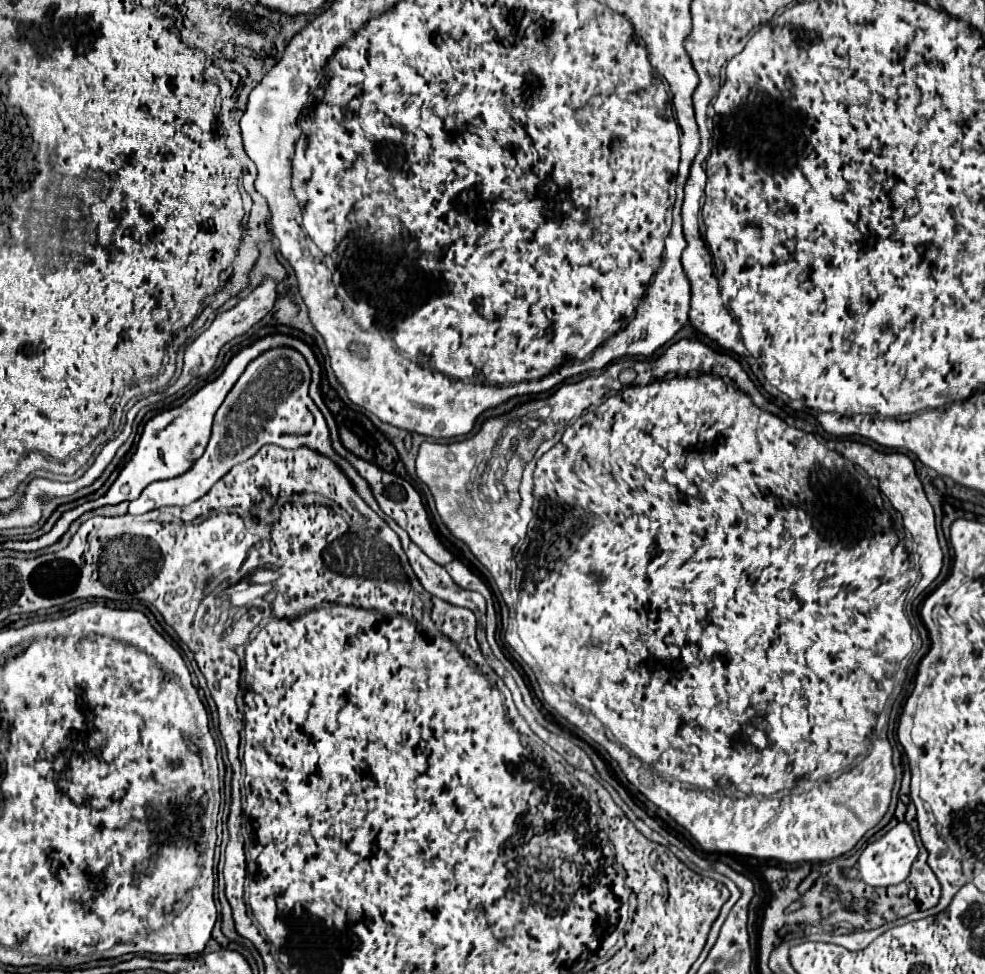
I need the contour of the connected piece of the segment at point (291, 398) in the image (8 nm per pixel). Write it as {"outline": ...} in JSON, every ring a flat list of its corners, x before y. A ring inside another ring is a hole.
{"outline":[[270,349,258,359,254,359,238,383,228,393,226,401,220,405,220,409,214,415,212,425,212,437,204,451,204,455,186,471,186,475,180,475,176,479,156,481,150,483,142,495,134,501,130,501,128,513,130,515,144,515,148,511,168,507,168,505,190,505,192,501,206,495,212,485,222,479,234,465,244,463,246,459,254,457,260,447,264,445,278,445,284,449,298,449,308,447,312,451,318,451,320,455,328,457,336,463,336,467,348,477,354,491,364,499,364,503,384,519,384,513,378,509,374,497,370,495,364,479,358,477,358,473,348,465,342,467,342,457,338,457,330,445,328,427,324,423,322,413,314,405,314,401,308,397,308,383,310,383,310,369,304,361,304,357,294,349]]}

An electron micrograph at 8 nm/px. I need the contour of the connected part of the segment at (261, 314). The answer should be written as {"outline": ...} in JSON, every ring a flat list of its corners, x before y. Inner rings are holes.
{"outline":[[266,279,260,287,256,287,246,299,242,299,234,309,230,311,224,311,224,313,218,313,216,319,212,321,212,325,200,335,196,337,196,341,192,341,188,347,186,347,186,353,184,353,184,369,182,369,182,375,178,377,176,381,176,391,182,389,184,385,188,385,194,377,198,375,204,375,208,373,214,363,216,363,216,357,218,357,218,351,234,337,238,335,244,335,250,327,254,327,258,321,262,321,270,309,274,307,274,301,276,301,276,283,272,279]]}

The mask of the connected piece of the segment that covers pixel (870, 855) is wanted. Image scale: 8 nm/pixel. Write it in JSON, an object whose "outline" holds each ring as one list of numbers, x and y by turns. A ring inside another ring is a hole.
{"outline":[[898,823,884,837,870,843,862,851,862,855,858,859,858,871,860,871,860,877,866,885,872,885,872,887,898,885,908,877,910,865,914,863,916,855,918,855,918,845,916,845,916,839,914,839,914,833,912,833,910,825,908,823]]}

